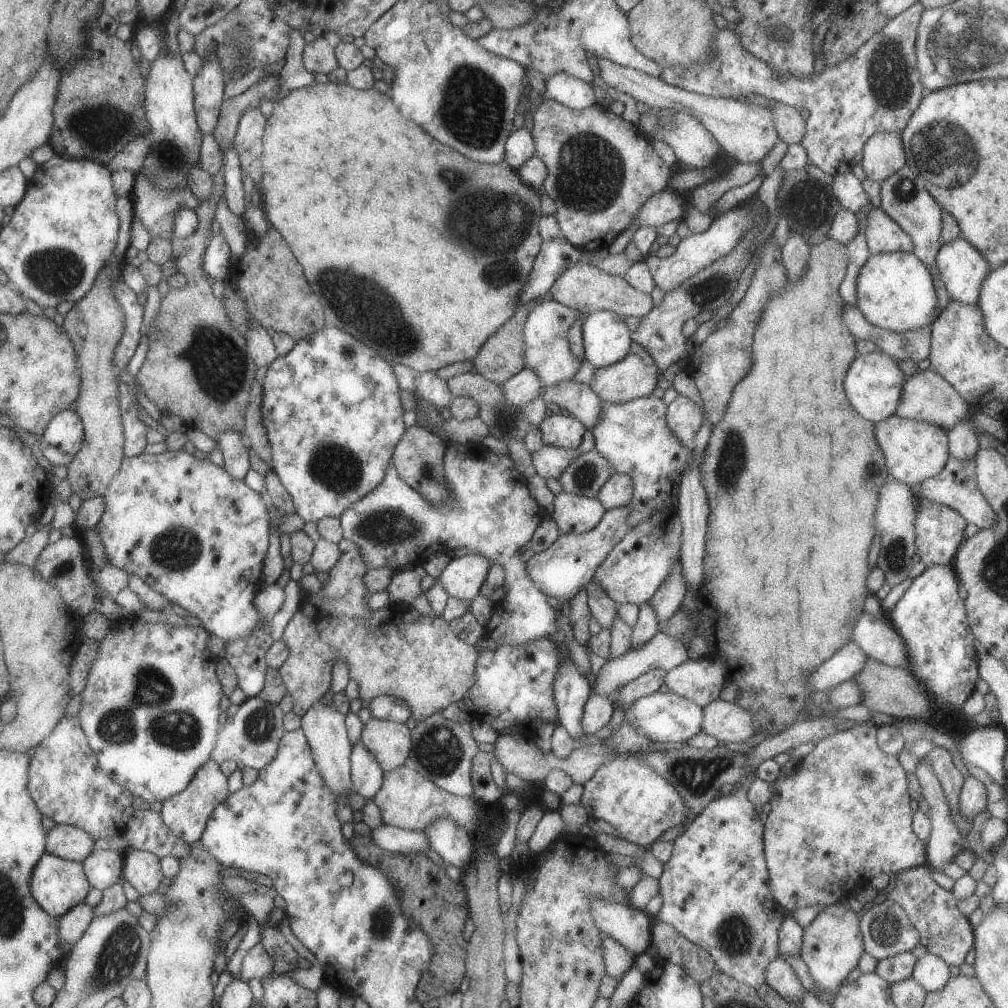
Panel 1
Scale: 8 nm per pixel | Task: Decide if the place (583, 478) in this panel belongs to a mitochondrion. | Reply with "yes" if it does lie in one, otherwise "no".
yes

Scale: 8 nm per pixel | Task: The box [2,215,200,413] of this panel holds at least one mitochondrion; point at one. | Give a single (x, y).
(55, 273)

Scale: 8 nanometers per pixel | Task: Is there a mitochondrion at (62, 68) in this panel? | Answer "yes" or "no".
no

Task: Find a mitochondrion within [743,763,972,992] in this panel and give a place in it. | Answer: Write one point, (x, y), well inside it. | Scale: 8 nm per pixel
(886, 929)

